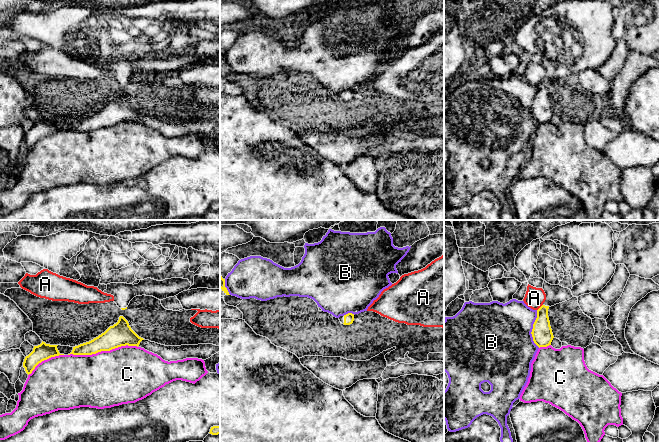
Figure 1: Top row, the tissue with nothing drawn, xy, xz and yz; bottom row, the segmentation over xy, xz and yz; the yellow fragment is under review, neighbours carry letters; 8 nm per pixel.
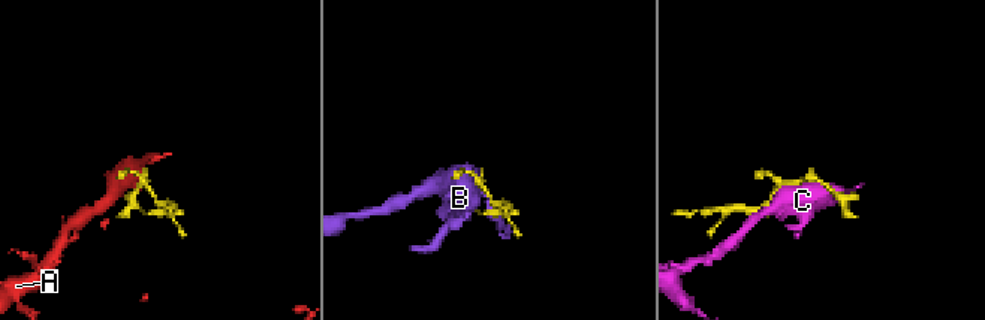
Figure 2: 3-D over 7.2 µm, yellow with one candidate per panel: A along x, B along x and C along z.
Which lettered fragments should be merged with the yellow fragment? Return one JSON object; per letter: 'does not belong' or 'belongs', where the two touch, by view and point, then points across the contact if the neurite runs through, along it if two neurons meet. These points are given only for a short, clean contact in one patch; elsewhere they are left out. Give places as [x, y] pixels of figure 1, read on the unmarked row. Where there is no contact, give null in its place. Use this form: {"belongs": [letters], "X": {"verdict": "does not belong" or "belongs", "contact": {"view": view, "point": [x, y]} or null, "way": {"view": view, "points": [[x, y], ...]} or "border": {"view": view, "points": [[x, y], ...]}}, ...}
{"belongs": [], "A": {"verdict": "does not belong", "contact": {"view": "yz", "point": [540, 83]}, "border": {"view": "yz", "points": [[542, 80], [537, 86]]}}, "B": {"verdict": "does not belong", "contact": {"view": "yz", "point": [532, 105]}}, "C": {"verdict": "does not belong", "contact": {"view": "xy", "point": [102, 126]}}}

